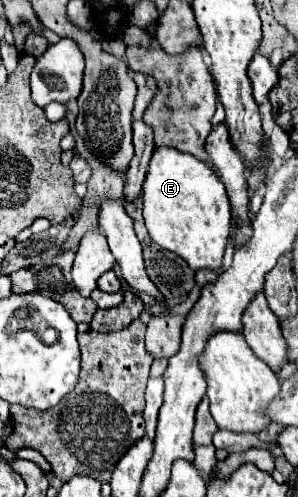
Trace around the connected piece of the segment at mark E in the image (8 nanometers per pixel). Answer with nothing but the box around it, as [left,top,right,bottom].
[142,146,232,272]

